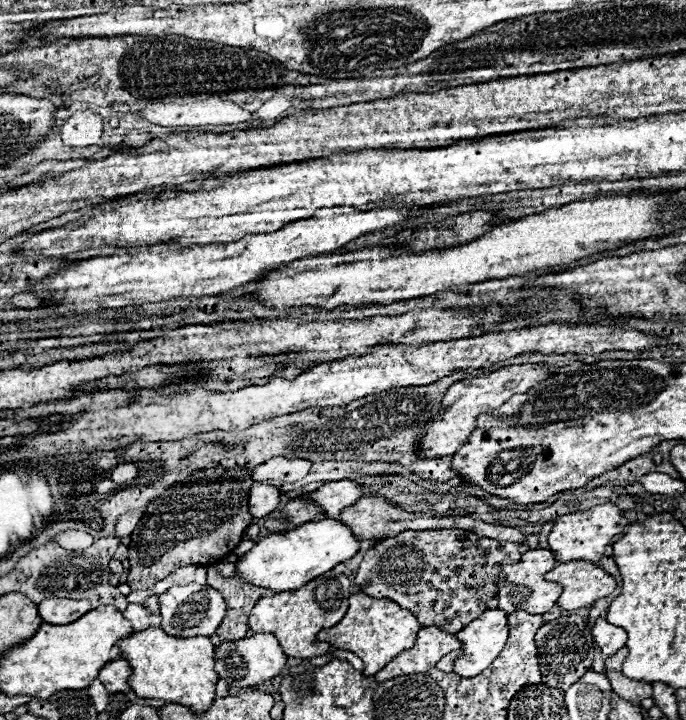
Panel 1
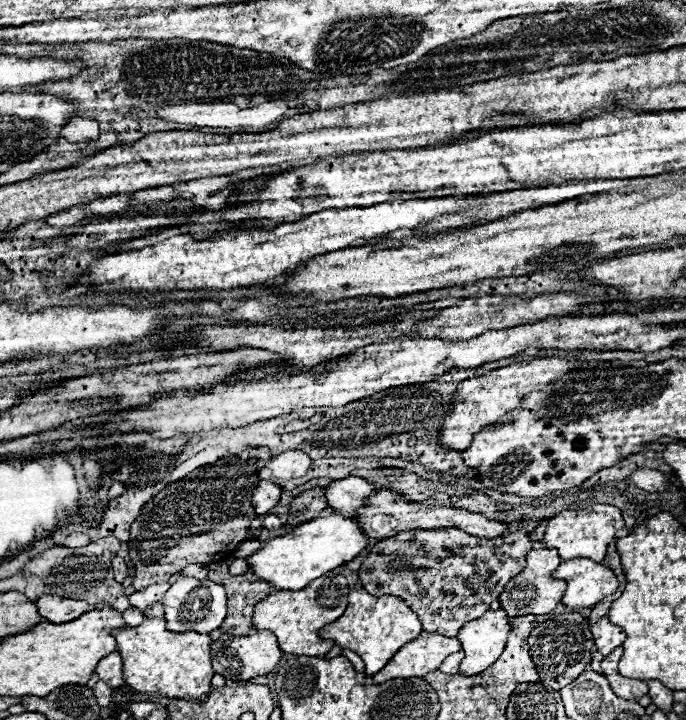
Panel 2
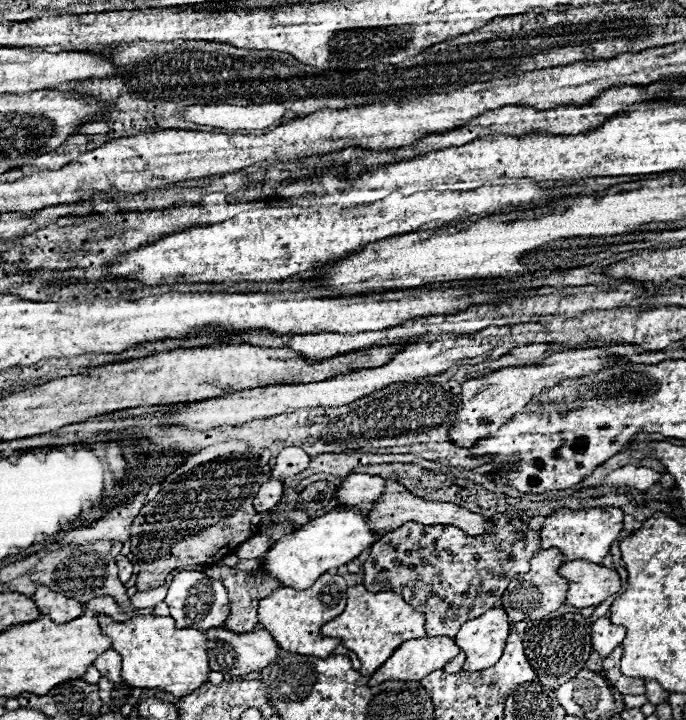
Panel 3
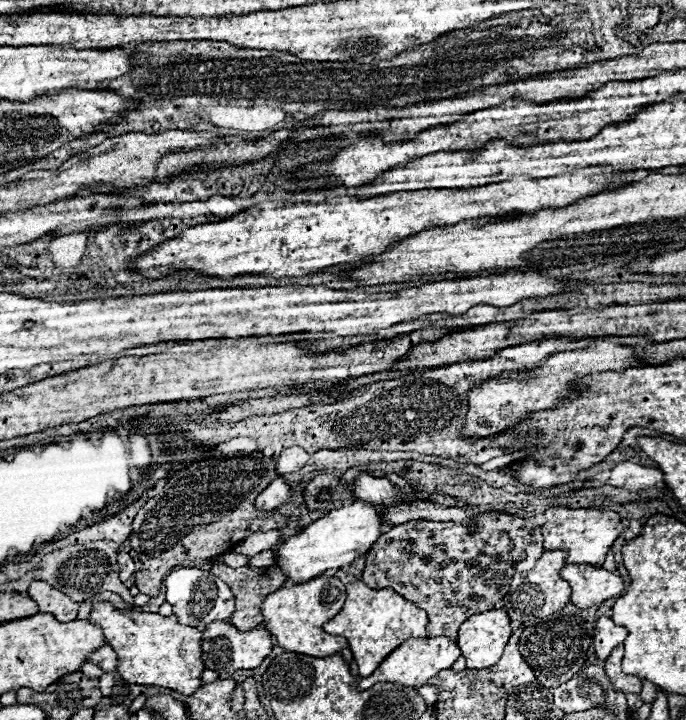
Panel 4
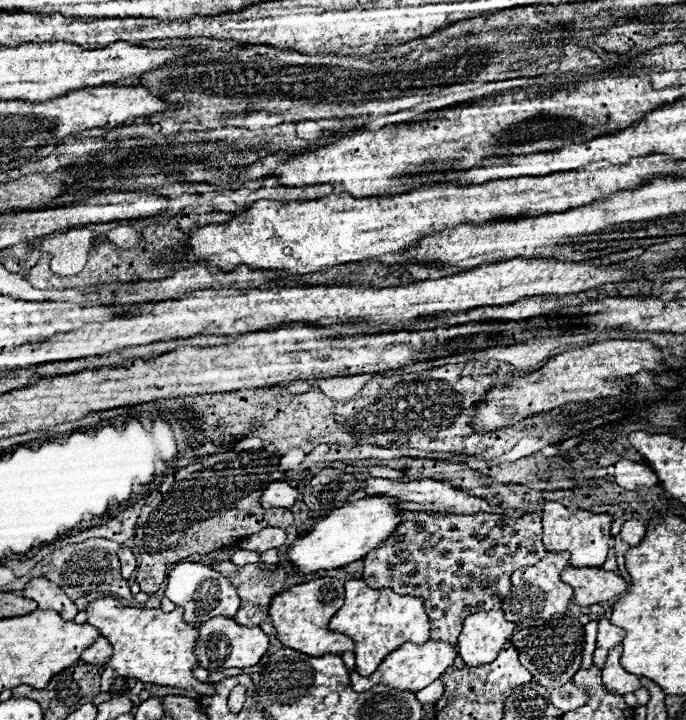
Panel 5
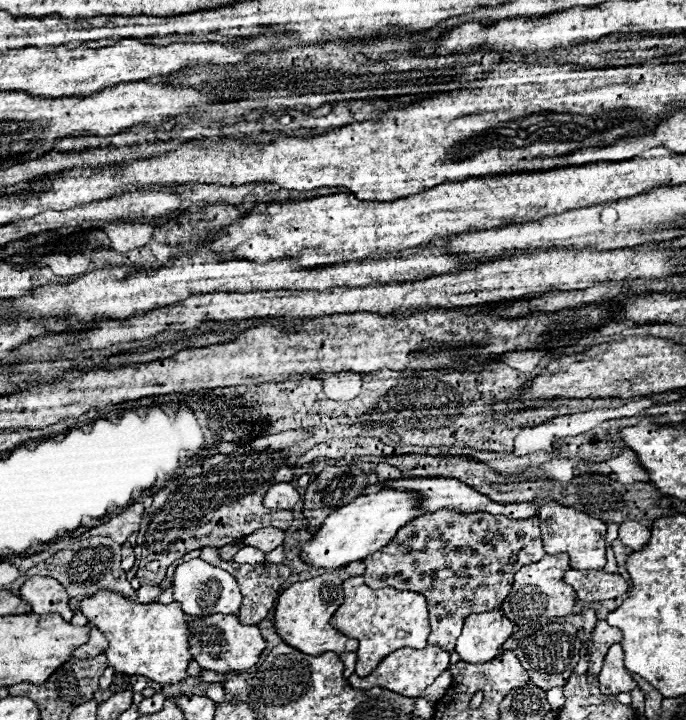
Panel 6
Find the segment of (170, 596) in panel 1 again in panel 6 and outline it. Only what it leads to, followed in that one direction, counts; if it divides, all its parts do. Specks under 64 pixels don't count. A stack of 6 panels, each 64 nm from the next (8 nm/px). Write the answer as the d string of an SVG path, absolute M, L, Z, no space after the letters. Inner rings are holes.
M194 558L188 562L182 562L176 566L174 576L172 576L172 590L174 590L174 600L182 604L182 610L196 618L196 616L208 616L208 614L236 614L238 608L242 606L242 594L240 588L226 570L214 568L212 564Z

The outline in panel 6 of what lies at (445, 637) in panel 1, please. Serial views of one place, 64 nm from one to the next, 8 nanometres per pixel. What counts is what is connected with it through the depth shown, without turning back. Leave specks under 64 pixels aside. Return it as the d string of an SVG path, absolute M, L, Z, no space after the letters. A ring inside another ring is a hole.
M430 644L426 648L422 648L422 650L400 648L398 652L388 654L370 676L360 678L358 674L352 674L348 678L348 682L356 690L370 690L372 686L382 686L382 688L388 688L388 690L392 690L396 694L418 698L444 670L448 670L448 666L450 666L450 654L444 648L434 648Z

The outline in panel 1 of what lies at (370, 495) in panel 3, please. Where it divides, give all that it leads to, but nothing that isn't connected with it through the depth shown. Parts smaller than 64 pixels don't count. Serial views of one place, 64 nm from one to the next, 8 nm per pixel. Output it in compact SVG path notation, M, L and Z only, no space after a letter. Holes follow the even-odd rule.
M338 480L338 482L328 482L320 486L316 492L308 494L306 500L316 502L326 516L340 516L340 512L348 506L352 506L360 498L360 486L350 482L350 480Z

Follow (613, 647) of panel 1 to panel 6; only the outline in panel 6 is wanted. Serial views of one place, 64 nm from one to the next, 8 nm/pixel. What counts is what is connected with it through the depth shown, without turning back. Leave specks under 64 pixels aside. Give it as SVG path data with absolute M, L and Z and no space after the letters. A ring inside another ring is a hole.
M598 620L596 628L594 628L594 634L592 634L590 648L588 648L588 656L590 656L588 674L598 676L600 668L602 668L602 660L604 660L608 648L612 644L620 642L620 636L622 636L622 632L618 628L612 628L606 620Z

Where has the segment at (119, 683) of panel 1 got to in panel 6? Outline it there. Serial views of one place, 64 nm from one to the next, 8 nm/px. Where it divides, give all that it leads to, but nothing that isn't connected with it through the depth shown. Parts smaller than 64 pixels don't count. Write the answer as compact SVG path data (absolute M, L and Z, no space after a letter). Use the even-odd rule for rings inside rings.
M92 626L92 632L90 632L90 640L80 646L78 650L74 650L74 656L98 656L98 654L104 654L108 648L108 642L104 640L104 634L100 630L96 630L96 626Z

